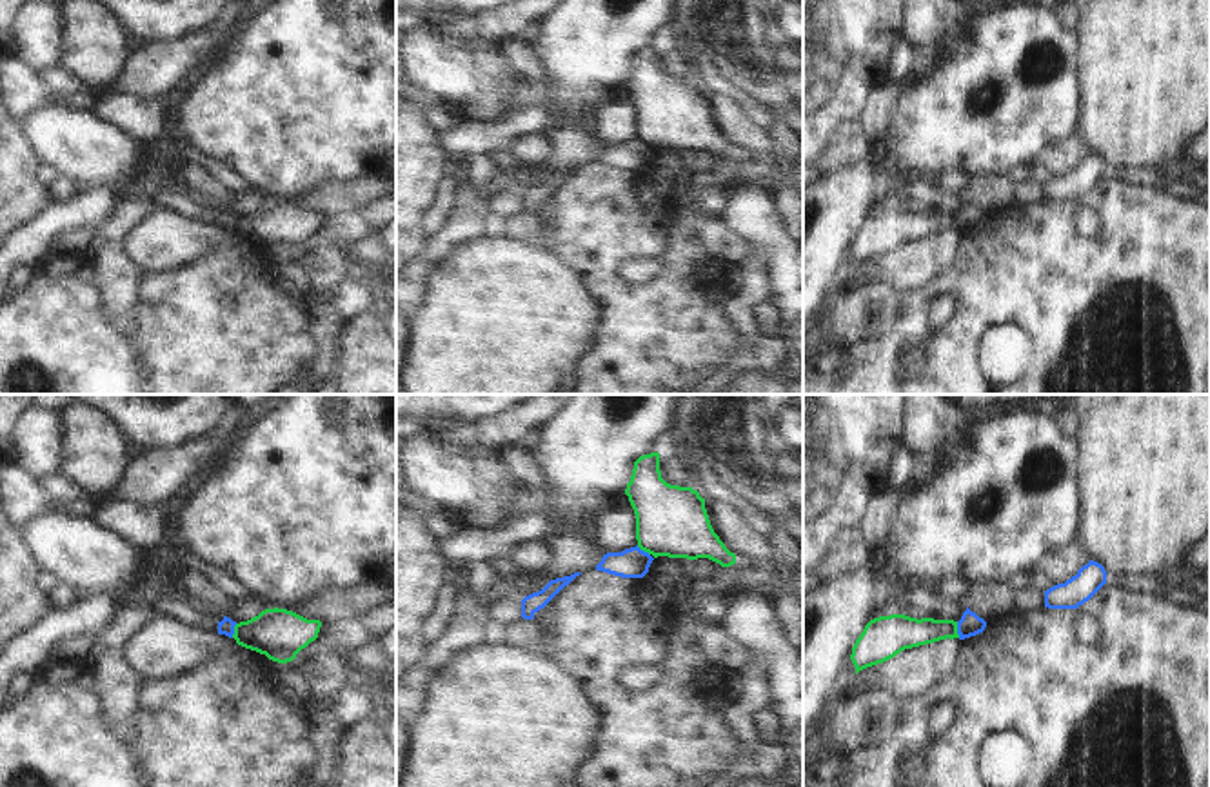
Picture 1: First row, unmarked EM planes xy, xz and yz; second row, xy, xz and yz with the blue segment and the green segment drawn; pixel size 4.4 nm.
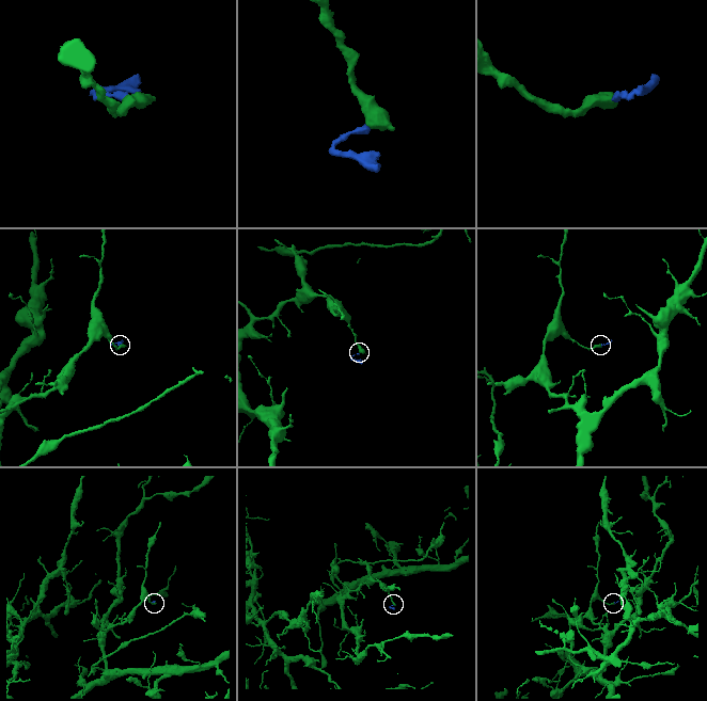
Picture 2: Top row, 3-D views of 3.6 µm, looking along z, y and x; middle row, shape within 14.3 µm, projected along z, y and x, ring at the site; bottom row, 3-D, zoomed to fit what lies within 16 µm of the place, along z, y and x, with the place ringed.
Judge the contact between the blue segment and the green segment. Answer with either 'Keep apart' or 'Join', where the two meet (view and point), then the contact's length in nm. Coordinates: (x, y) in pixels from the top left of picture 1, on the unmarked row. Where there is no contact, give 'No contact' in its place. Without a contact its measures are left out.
Keep apart. Touches blue at yz (958, 222). Shared border 70 nm.

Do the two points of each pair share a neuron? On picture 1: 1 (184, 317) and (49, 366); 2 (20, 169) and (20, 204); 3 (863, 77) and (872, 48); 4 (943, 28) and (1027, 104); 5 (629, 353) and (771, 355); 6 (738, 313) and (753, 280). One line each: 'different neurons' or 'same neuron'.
1: different neurons
2: same neuron
3: same neuron
4: different neurons
5: different neurons
6: same neuron

